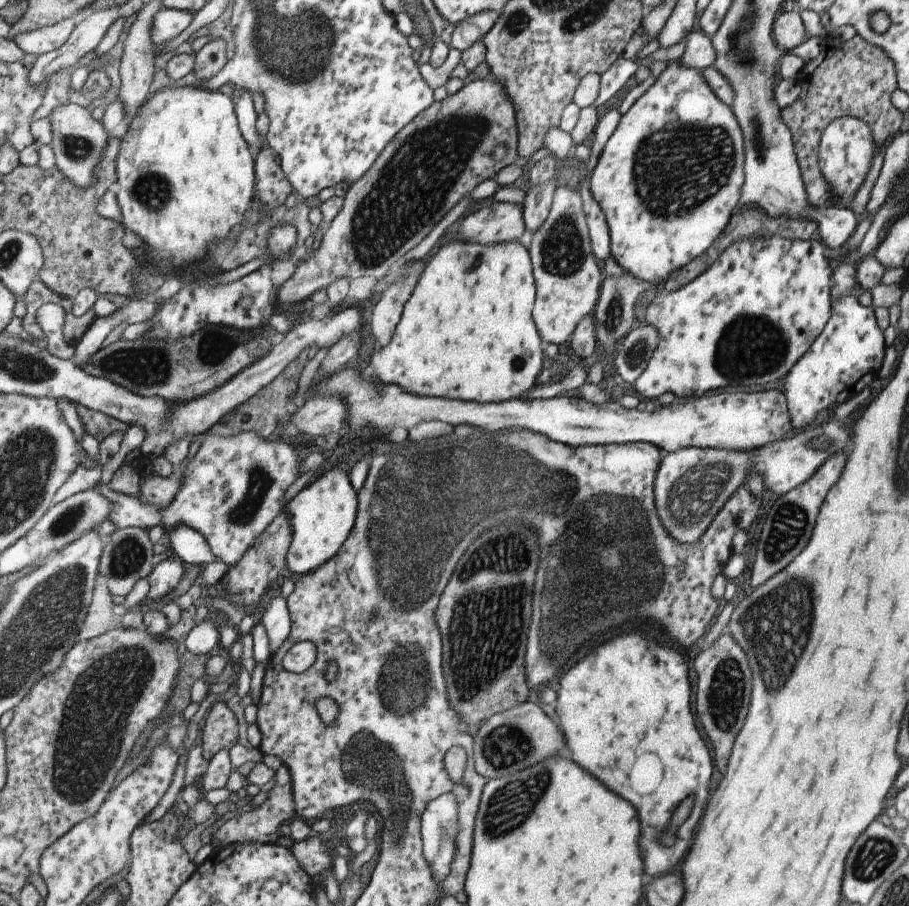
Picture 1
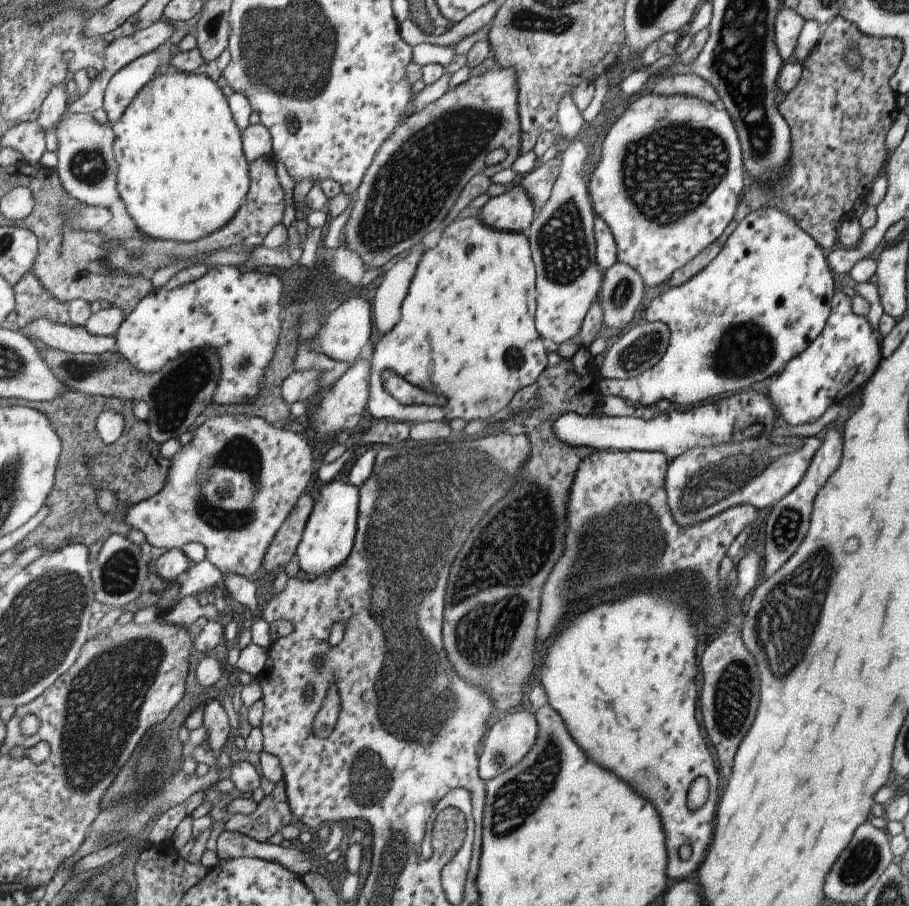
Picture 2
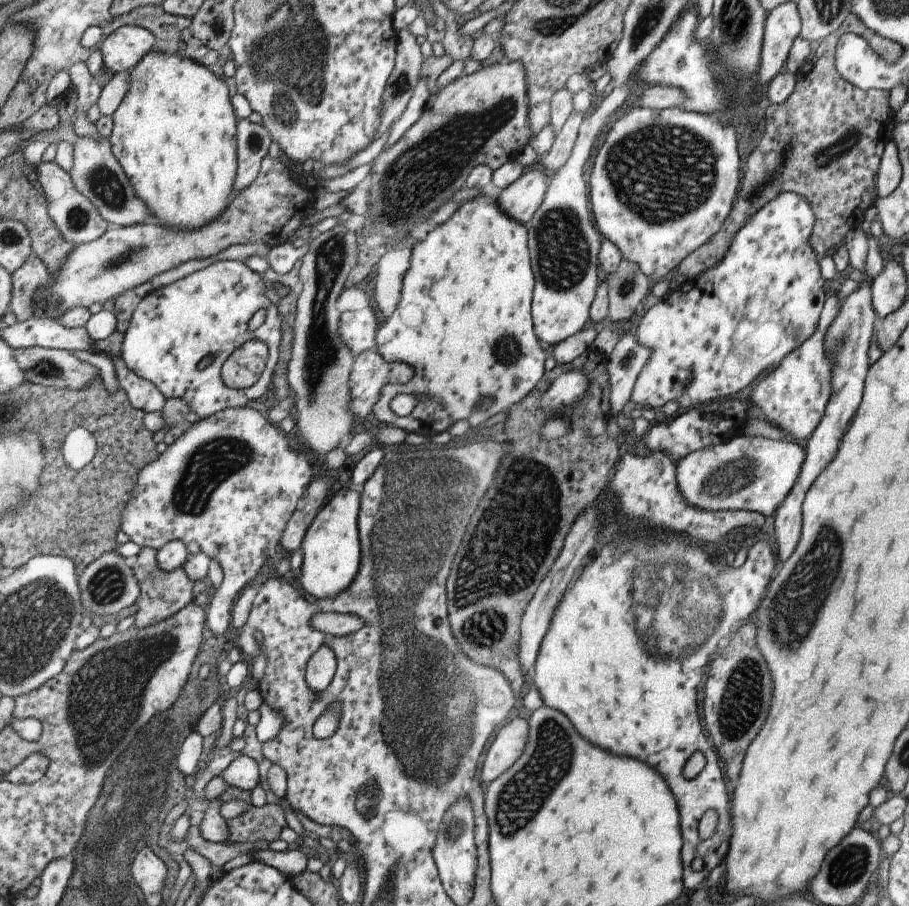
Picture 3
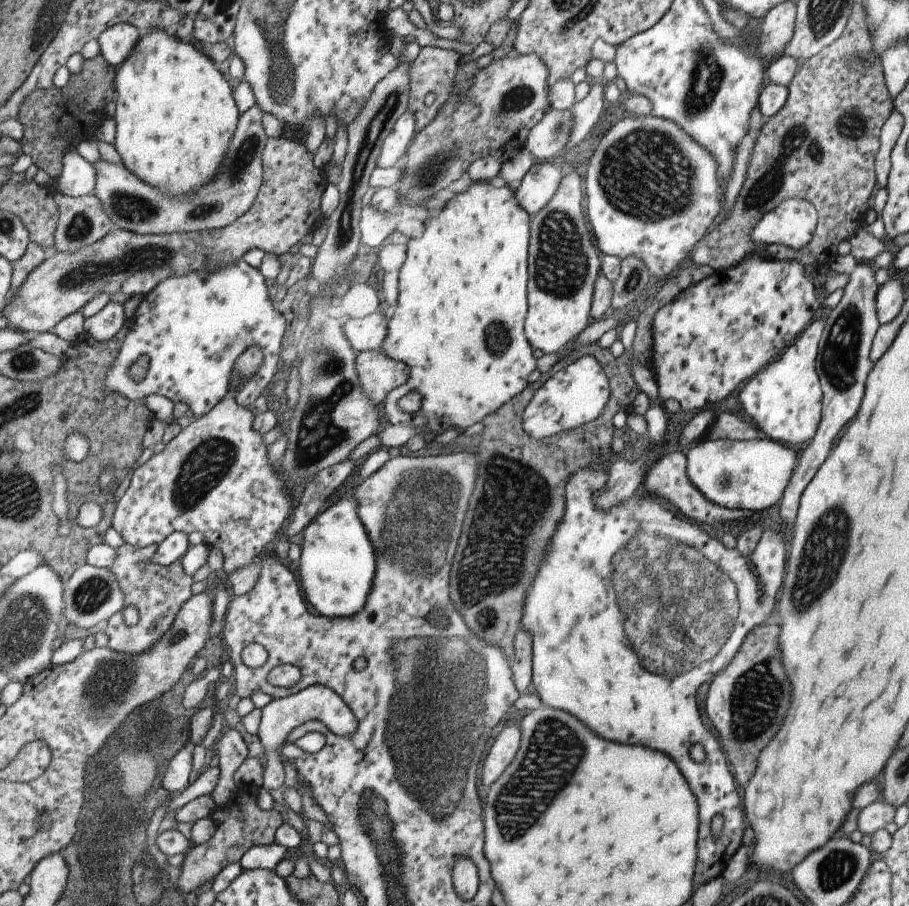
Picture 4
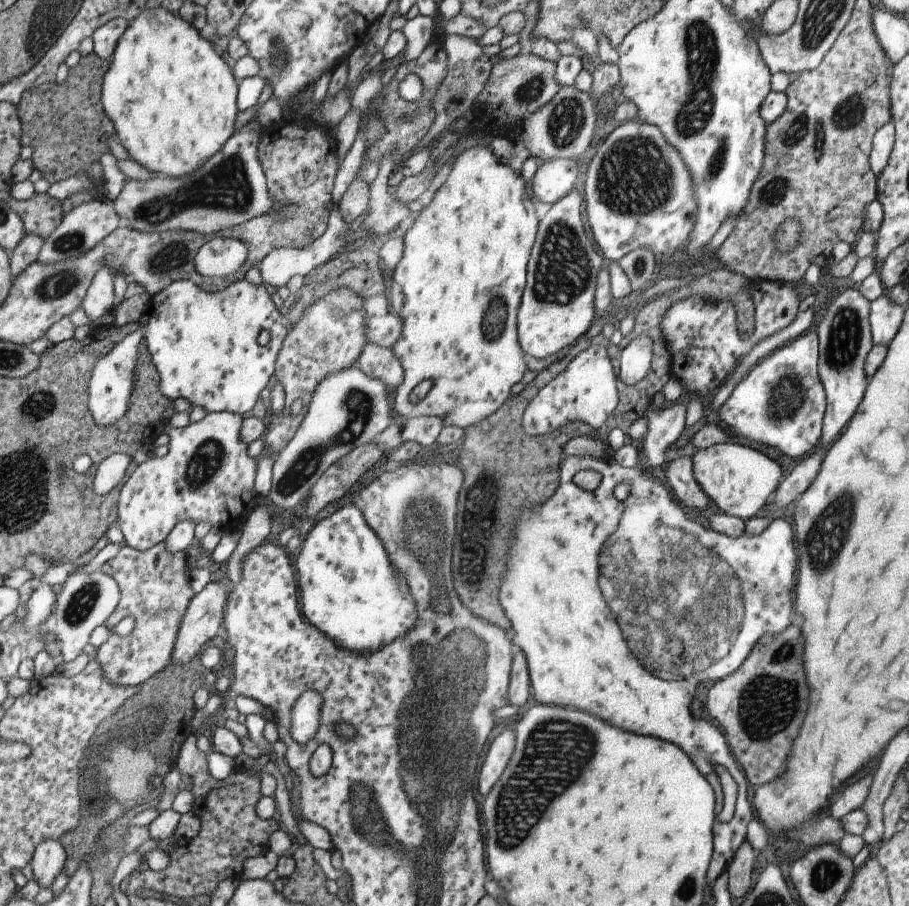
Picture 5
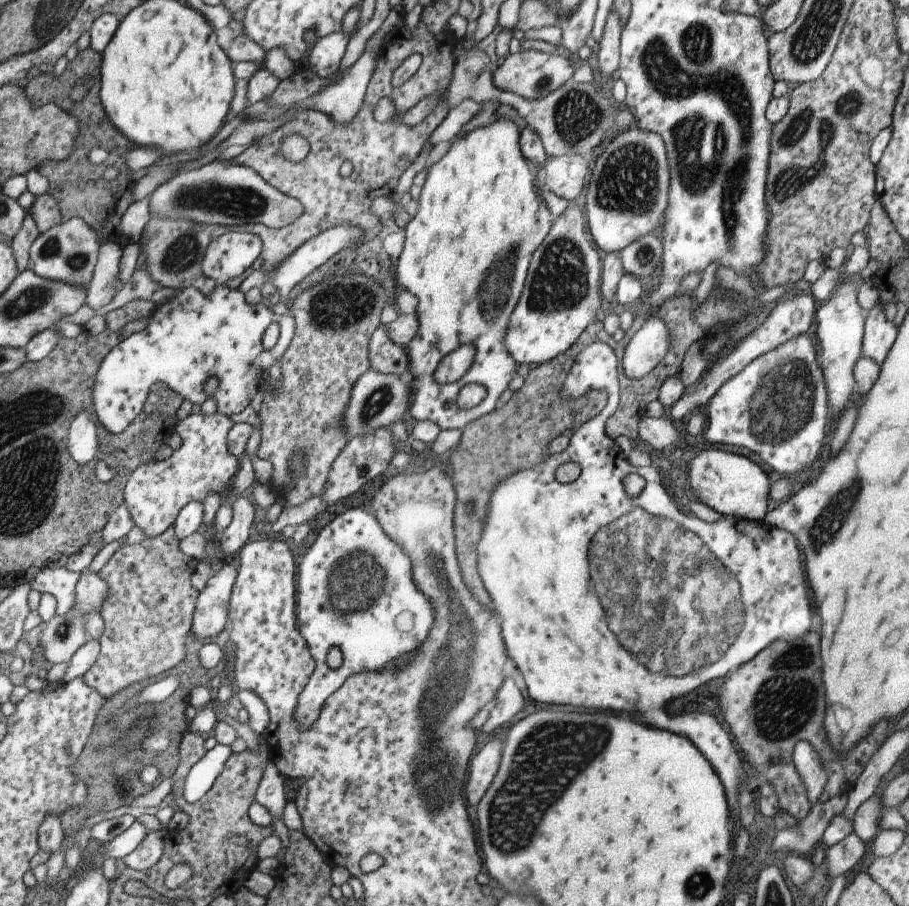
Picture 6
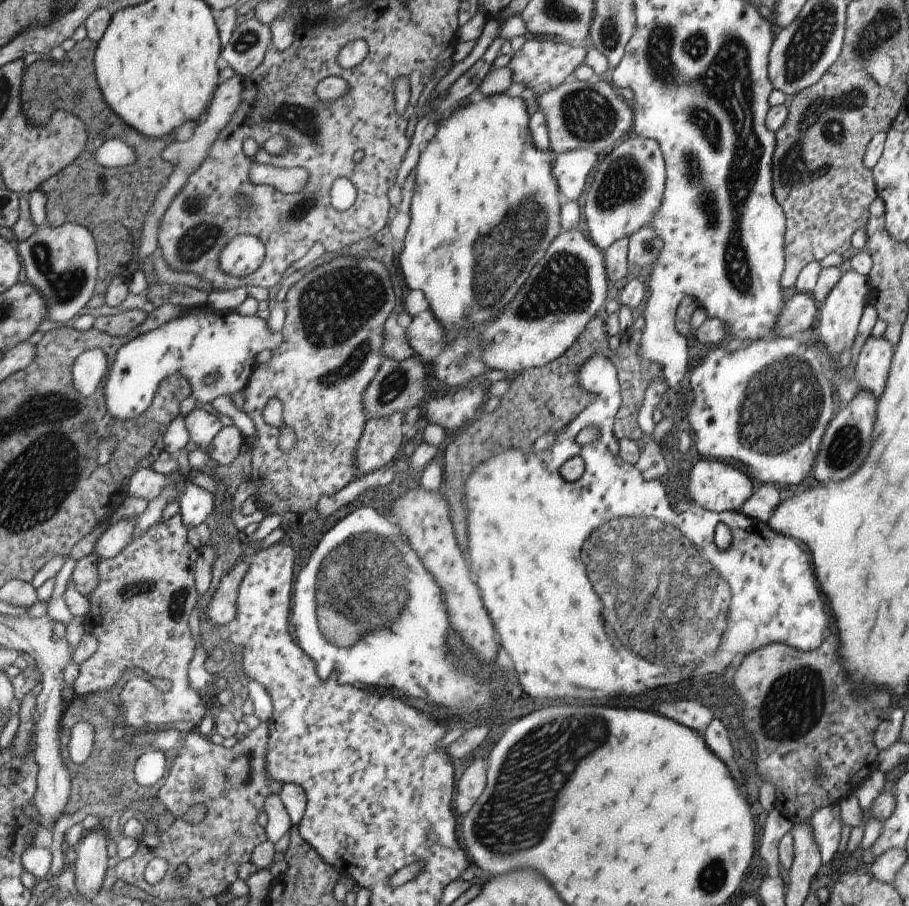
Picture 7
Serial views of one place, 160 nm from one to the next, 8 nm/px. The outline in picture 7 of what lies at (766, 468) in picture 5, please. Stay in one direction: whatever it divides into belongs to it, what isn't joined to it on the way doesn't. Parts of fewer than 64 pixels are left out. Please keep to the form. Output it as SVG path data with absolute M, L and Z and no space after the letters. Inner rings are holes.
M701 458L693 464L689 478L687 478L687 496L689 502L701 506L705 511L719 513L722 511L737 511L739 506L753 493L753 482L747 475L733 468L731 464Z

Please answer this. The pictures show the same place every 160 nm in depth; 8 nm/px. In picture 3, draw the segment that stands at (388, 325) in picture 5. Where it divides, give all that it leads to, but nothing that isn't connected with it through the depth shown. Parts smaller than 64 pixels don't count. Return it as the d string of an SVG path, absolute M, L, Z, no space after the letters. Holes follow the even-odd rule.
M369 307L353 312L342 312L339 317L339 340L353 356L375 346L375 333L379 327L375 314Z

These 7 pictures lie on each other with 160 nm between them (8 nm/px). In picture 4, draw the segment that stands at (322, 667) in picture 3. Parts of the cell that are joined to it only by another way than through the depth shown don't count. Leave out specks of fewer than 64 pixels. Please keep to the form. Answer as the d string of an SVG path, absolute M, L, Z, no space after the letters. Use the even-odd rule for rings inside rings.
M311 684L311 686L307 686L307 688L295 694L273 698L260 710L261 720L259 720L256 736L265 748L265 760L267 761L267 766L263 768L260 787L267 790L267 792L279 789L284 784L284 772L277 748L284 744L286 737L293 728L312 719L321 722L335 736L355 734L355 728L357 728L357 718L351 714L351 710L347 708L333 690L329 690L327 686L321 686L321 684Z

